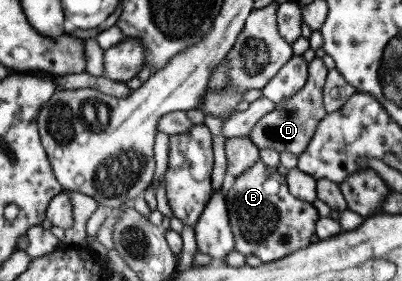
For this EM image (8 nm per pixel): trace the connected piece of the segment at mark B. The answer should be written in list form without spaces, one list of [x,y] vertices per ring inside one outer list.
[[[260,160],[234,177],[234,183],[223,195],[225,207],[227,208],[228,223],[234,239],[234,250],[242,255],[254,255],[262,263],[276,261],[286,257],[288,253],[307,247],[310,237],[315,235],[315,223],[319,218],[316,209],[311,203],[296,199],[289,192],[285,185],[285,177],[279,175],[275,168],[267,167]]]

